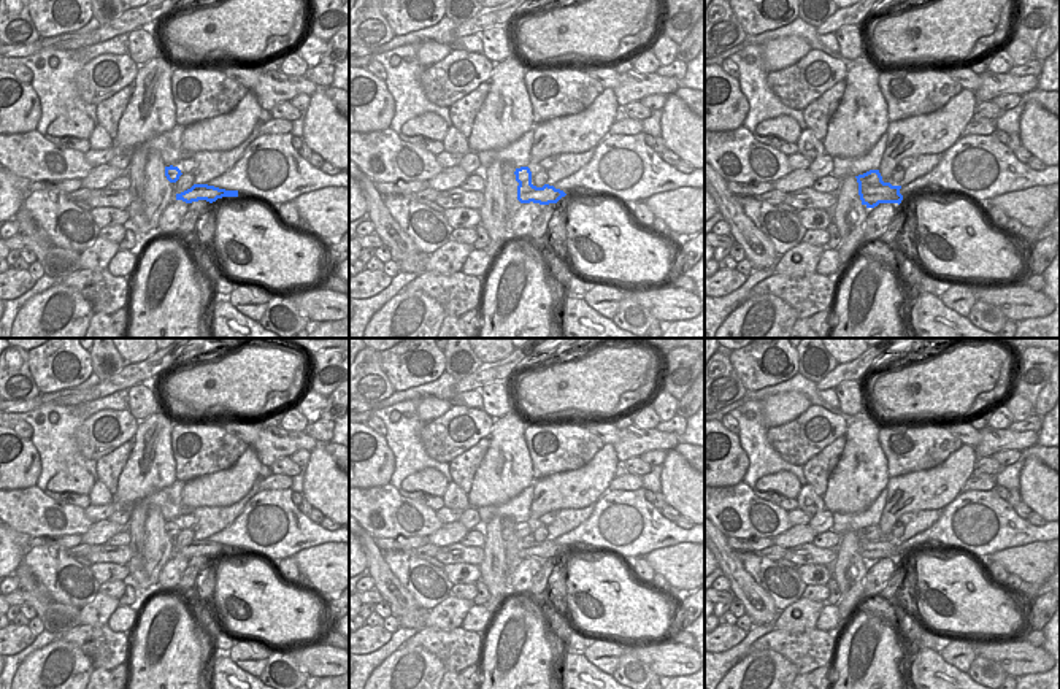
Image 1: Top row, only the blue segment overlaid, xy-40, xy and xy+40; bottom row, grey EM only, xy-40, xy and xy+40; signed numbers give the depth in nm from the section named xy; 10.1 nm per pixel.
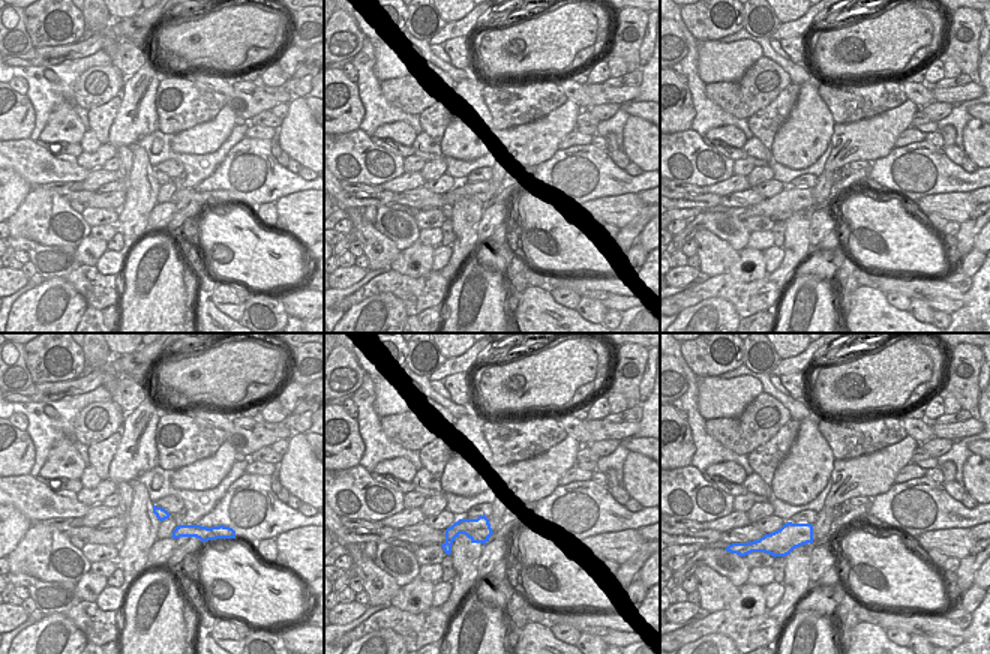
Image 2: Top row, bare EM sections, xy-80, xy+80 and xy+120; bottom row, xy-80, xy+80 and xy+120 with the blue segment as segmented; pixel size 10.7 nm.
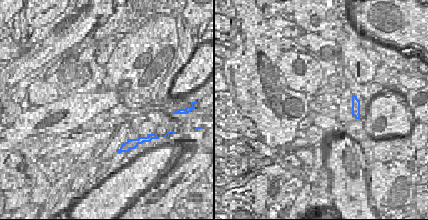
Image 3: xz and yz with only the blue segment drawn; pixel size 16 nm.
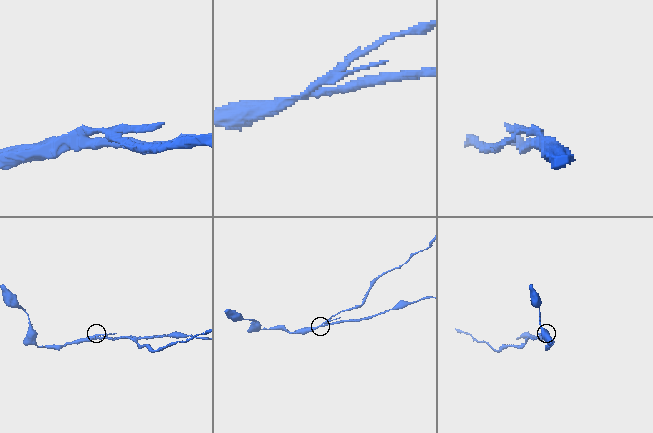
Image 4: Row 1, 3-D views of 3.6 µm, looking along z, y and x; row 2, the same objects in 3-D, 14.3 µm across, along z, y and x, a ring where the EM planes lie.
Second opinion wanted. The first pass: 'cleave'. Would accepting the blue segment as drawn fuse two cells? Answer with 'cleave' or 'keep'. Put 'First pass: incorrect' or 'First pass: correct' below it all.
cleave
First pass: correct

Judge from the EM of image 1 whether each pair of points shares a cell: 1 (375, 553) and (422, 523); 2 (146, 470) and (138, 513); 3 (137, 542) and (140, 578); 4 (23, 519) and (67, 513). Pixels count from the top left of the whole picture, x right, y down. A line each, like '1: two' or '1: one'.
1: two
2: two
3: one
4: one

